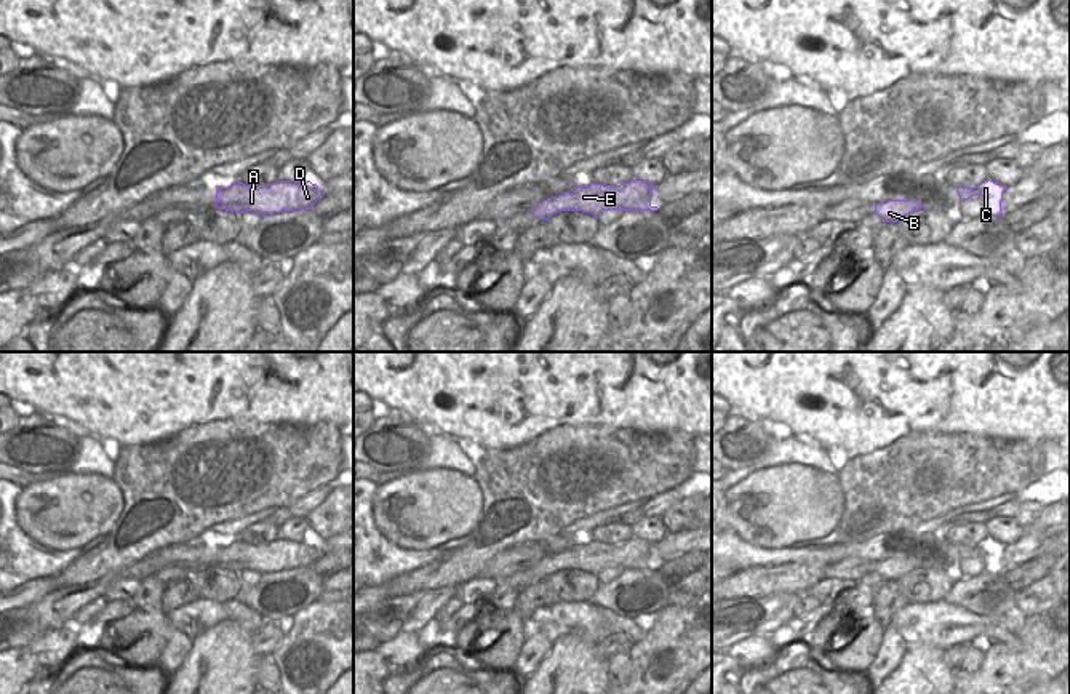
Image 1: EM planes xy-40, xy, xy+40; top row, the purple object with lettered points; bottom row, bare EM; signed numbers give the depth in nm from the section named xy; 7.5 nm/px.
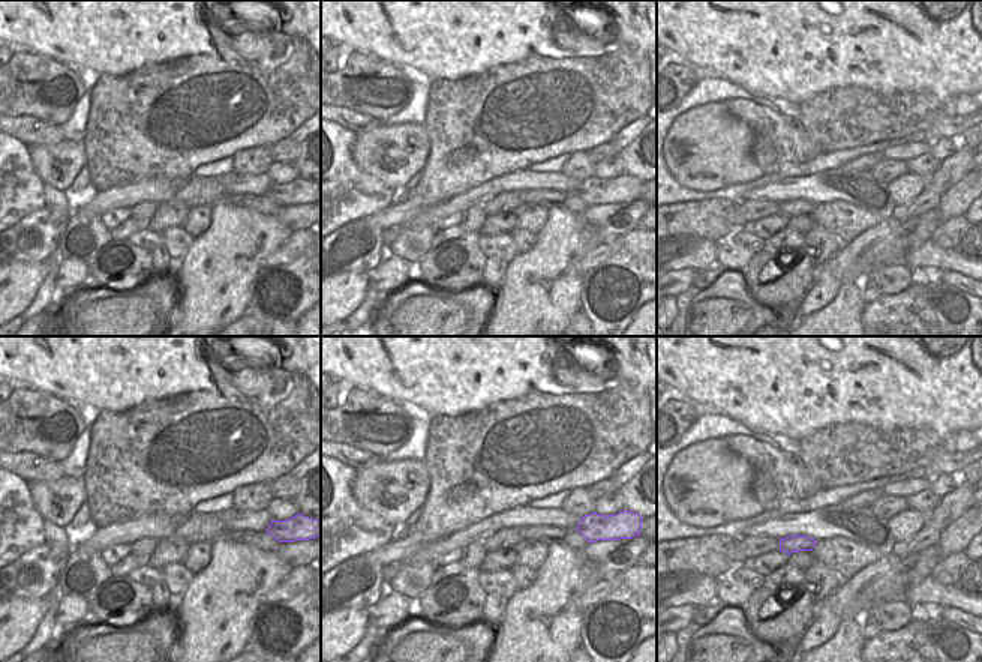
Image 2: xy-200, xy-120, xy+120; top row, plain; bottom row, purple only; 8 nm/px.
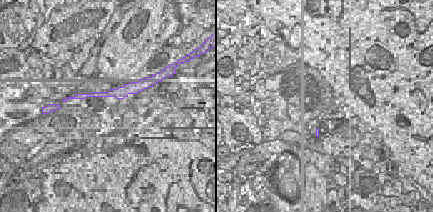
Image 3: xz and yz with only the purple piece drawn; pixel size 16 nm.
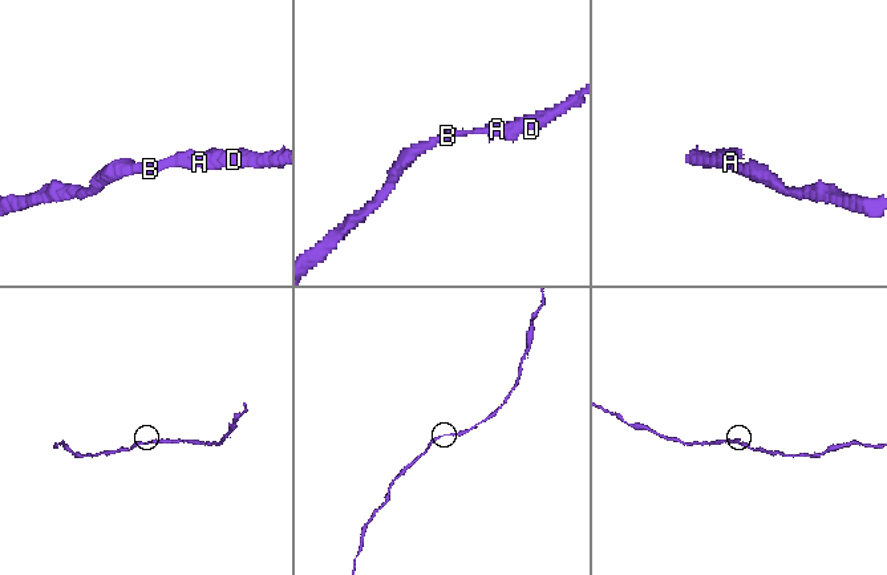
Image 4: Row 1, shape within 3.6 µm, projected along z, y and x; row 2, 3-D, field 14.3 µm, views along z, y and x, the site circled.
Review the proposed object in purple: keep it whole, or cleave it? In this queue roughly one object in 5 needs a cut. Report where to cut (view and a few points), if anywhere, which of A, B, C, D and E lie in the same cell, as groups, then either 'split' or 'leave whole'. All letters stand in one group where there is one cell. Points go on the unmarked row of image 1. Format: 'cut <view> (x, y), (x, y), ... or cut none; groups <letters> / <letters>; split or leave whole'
cut none; groups A B C D E; leave whole

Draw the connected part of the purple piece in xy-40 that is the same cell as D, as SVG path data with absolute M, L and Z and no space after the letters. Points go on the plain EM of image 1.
M278 537L264 545L250 545L237 539L229 545L219 545L216 548L214 566L238 572L254 569L261 574L270 574L273 571L309 568L323 553L318 544L310 539L293 542Z

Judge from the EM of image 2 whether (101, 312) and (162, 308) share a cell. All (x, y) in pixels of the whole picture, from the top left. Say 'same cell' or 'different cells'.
same cell

